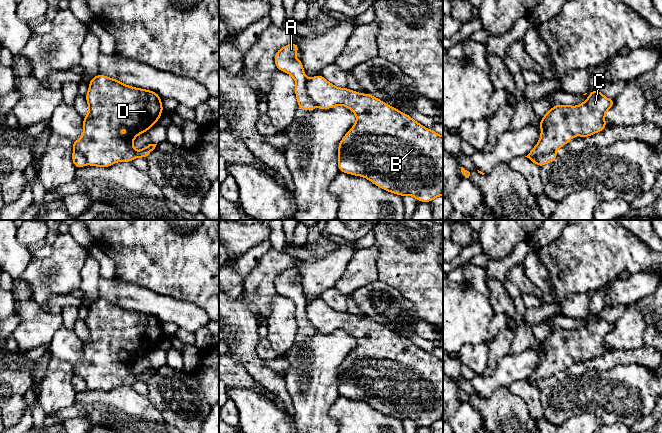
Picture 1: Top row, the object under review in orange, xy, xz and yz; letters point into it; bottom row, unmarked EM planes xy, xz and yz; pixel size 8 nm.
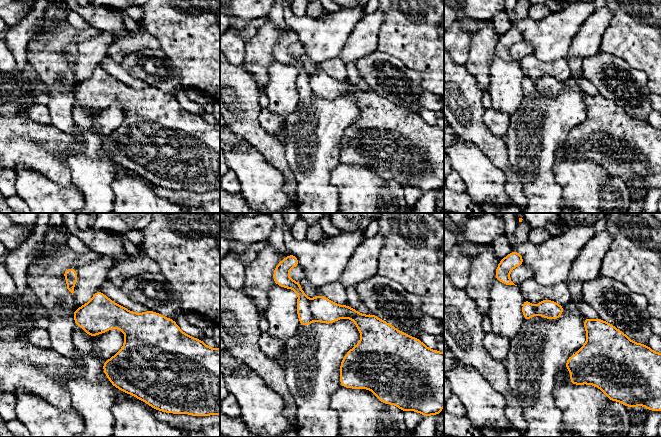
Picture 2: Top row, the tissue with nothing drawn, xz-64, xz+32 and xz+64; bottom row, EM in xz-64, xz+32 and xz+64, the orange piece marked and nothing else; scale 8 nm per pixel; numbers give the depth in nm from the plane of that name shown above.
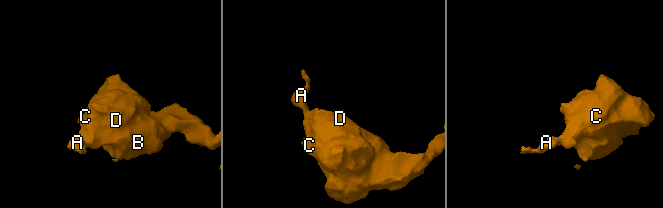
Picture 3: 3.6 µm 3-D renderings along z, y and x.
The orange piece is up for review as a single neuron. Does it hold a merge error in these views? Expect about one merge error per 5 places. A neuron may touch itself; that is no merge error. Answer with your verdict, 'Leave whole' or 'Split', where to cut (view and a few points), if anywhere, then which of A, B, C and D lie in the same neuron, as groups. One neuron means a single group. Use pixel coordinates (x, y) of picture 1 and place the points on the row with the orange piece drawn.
Split. Split along xz (307, 80), (306, 94), (314, 106). Groups: A / B C D

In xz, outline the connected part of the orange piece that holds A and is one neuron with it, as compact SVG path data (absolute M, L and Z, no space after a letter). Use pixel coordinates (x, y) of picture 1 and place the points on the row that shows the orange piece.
M297 43L283 46L276 52L274 61L278 70L290 74L295 79L295 95L298 108L312 110L314 105L306 93L306 83L308 80L303 70L303 63L300 59L294 57L298 50L299 46Z

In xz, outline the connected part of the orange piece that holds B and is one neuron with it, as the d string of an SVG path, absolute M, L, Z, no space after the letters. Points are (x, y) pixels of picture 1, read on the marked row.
M320 74L307 81L306 93L315 108L342 105L356 115L356 123L339 142L339 172L362 176L383 190L410 195L419 202L443 195L443 136L371 94L338 88Z

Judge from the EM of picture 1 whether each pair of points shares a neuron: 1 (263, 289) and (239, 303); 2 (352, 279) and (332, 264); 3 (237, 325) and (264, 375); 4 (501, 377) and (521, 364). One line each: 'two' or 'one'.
1: two
2: two
3: one
4: one

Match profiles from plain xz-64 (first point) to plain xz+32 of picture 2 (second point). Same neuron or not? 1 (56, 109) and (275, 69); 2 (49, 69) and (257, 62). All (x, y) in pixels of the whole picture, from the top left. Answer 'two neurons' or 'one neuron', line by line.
1: one neuron
2: one neuron

